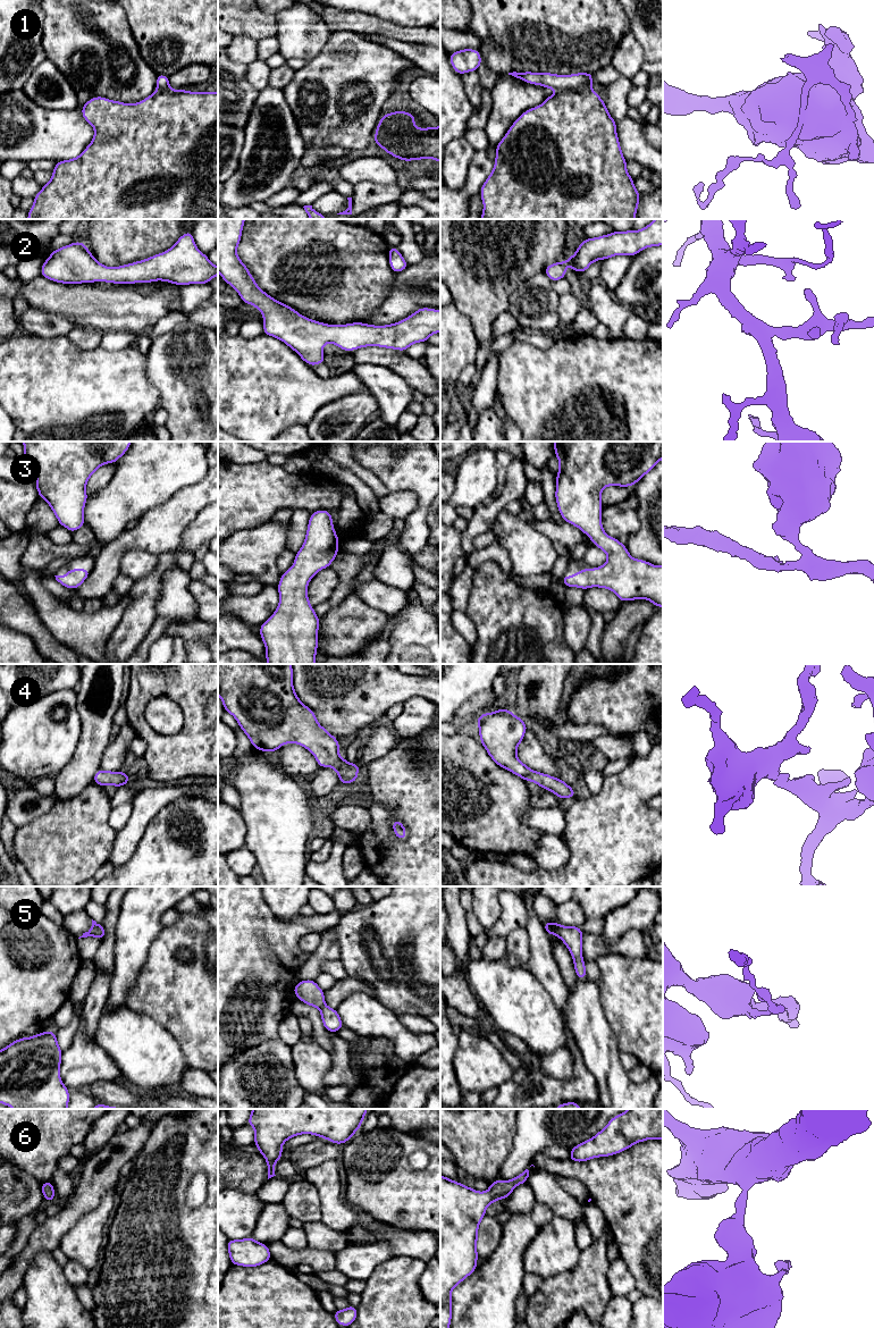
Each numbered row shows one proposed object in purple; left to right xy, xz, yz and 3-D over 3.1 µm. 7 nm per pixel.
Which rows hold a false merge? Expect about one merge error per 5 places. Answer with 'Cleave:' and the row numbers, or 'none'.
Cleave: 1, 5

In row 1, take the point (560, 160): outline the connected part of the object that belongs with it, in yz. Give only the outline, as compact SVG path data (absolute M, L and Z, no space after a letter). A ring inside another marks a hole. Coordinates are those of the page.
M590 87L557 91L554 95L547 96L540 106L526 110L496 145L494 169L480 190L484 203L481 219L635 219L640 193L636 190L633 179L627 170L627 160L617 138L616 124L610 116L605 101Z

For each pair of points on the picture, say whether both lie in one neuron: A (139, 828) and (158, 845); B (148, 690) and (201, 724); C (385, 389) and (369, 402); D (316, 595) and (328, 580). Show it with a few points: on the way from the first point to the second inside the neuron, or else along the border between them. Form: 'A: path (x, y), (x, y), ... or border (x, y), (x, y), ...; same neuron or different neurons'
A: border (159, 809), (148, 824), (132, 856); different neurons
B: path (162, 689), (174, 689), (194, 709); same neuron
C: border (367, 387), (377, 400), (379, 410); different neurons
D: path (318, 591), (325, 583); same neuron

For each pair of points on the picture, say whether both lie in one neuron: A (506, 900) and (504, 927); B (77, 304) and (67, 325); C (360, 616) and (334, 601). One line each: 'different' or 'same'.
A: same
B: different
C: different

